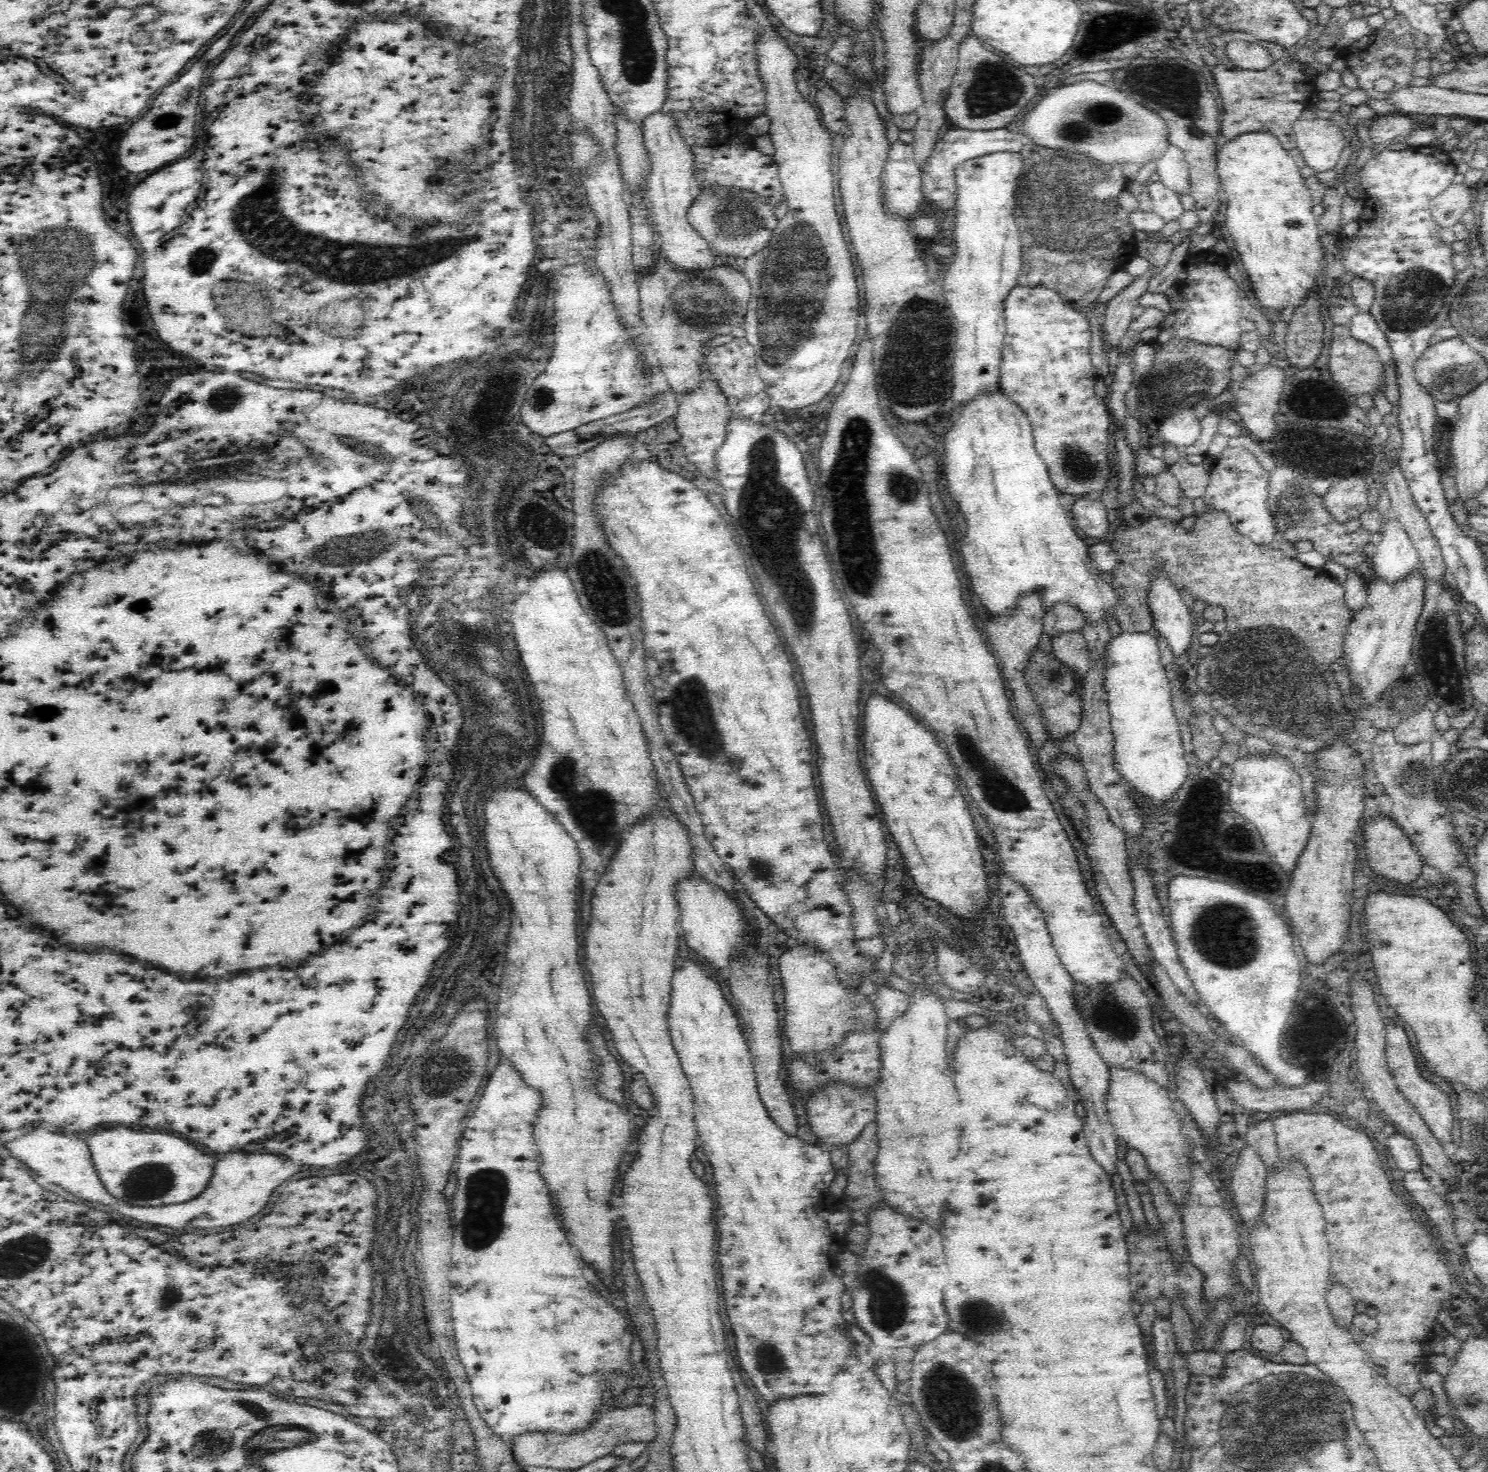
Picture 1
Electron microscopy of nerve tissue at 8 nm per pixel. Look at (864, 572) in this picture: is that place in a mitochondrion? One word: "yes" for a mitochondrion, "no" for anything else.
yes

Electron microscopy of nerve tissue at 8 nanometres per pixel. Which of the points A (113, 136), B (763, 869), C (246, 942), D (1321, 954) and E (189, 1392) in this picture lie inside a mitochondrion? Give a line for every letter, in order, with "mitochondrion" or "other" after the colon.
A: other
B: mitochondrion
C: other
D: other
E: other

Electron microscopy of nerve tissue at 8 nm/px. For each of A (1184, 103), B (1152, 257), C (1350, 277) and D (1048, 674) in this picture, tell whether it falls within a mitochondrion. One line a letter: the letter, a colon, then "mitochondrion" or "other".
A: mitochondrion
B: other
C: other
D: mitochondrion

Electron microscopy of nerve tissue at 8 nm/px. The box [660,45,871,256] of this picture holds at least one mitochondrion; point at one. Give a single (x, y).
(732, 221)

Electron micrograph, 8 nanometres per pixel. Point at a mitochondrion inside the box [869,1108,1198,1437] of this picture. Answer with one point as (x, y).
(979, 1318)

